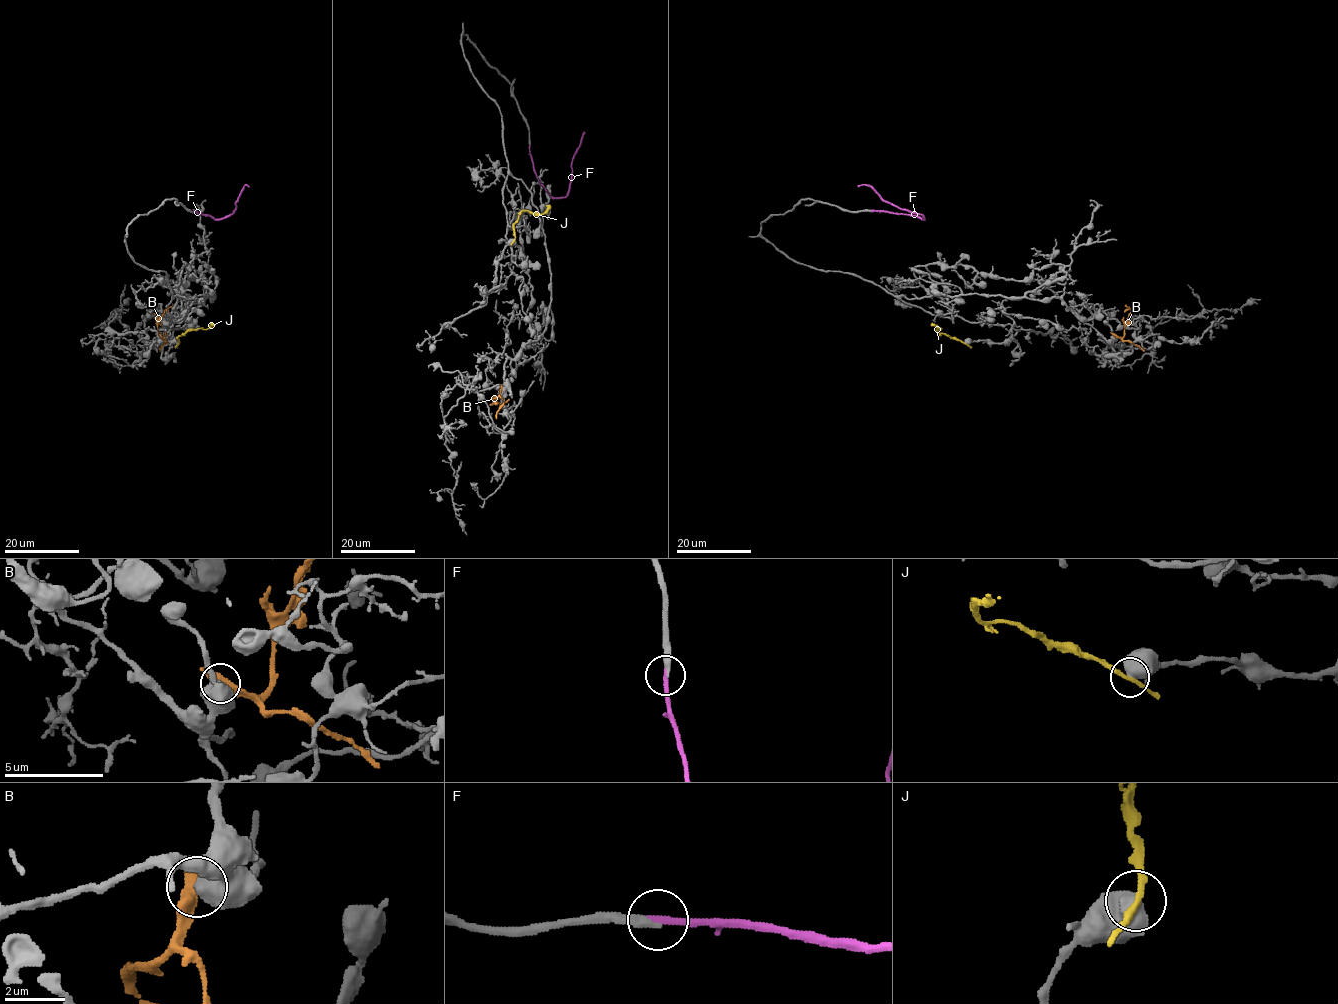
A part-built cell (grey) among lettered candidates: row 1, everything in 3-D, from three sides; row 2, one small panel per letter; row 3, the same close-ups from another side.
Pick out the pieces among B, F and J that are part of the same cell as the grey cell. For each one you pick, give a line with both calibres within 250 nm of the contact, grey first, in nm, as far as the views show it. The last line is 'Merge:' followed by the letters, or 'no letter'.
F: 260/260 nm
Merge: F

